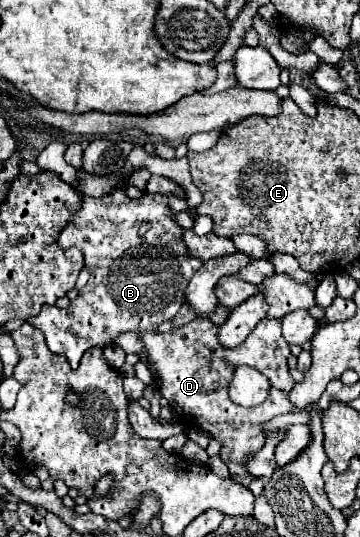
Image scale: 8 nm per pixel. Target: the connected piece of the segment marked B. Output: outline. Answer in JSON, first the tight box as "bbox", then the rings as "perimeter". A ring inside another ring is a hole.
{"bbox":[30,189,202,369],"perimeter":[[[116,189],[98,199],[82,195],[82,209],[72,217],[70,225],[64,227],[58,243],[60,247],[80,247],[84,251],[90,281],[78,291],[70,307],[60,309],[46,305],[30,319],[30,323],[44,333],[52,353],[66,355],[76,369],[88,347],[112,345],[120,333],[138,329],[156,331],[162,321],[172,319],[180,311],[184,287],[188,287],[188,279],[202,267],[200,259],[188,255],[188,247],[184,247],[182,239],[184,229],[174,219],[178,211],[186,209],[186,199],[166,199],[164,195],[150,193],[140,199],[130,199],[124,189]],[[146,245],[164,247],[158,247],[160,253],[152,253]]]}

